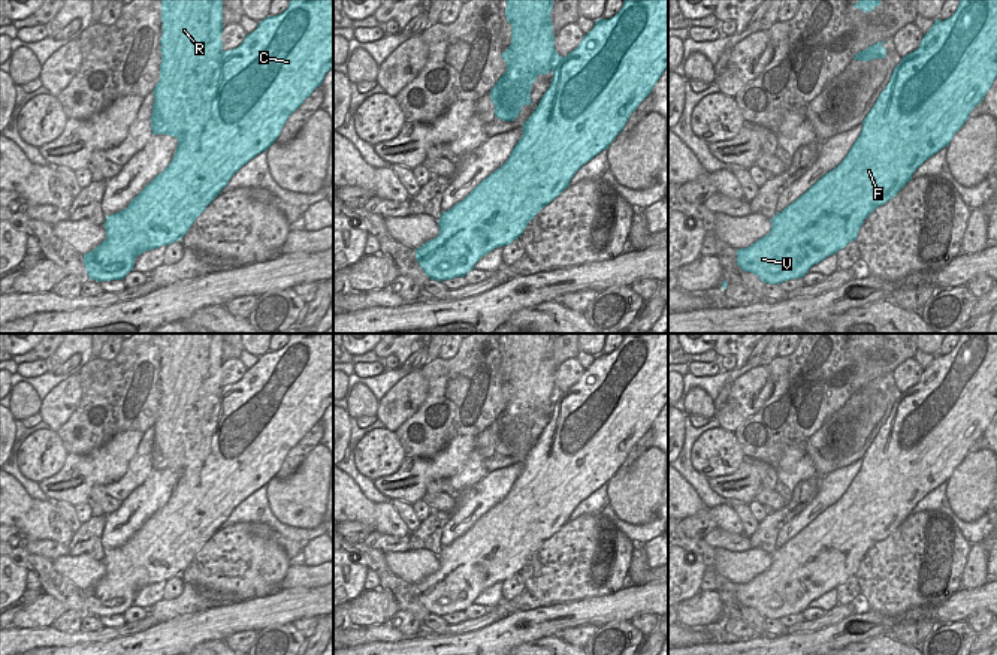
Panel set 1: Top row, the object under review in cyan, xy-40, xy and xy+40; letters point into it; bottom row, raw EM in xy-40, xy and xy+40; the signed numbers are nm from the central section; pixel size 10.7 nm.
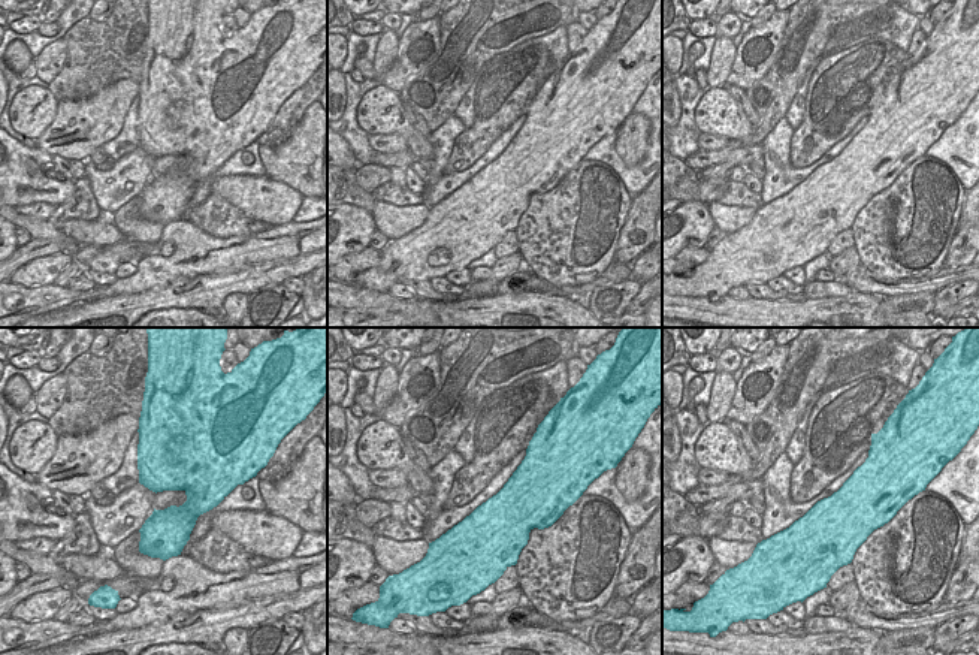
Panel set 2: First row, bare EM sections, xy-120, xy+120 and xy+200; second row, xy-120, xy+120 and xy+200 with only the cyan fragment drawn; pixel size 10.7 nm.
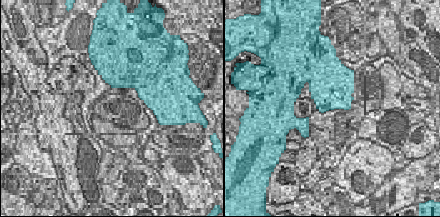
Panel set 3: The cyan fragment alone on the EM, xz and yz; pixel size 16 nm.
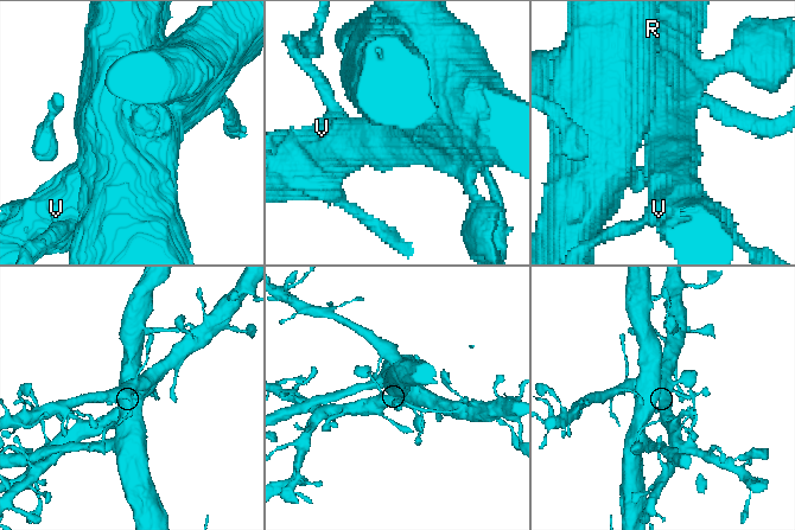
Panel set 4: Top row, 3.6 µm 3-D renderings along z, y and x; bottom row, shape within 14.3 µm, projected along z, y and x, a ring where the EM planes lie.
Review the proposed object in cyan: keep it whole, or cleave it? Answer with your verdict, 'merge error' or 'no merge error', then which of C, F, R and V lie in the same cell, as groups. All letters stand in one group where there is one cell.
merge error; C F V / R

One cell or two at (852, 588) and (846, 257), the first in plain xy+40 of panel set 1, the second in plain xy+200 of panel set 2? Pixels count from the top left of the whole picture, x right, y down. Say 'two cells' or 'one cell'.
two cells

